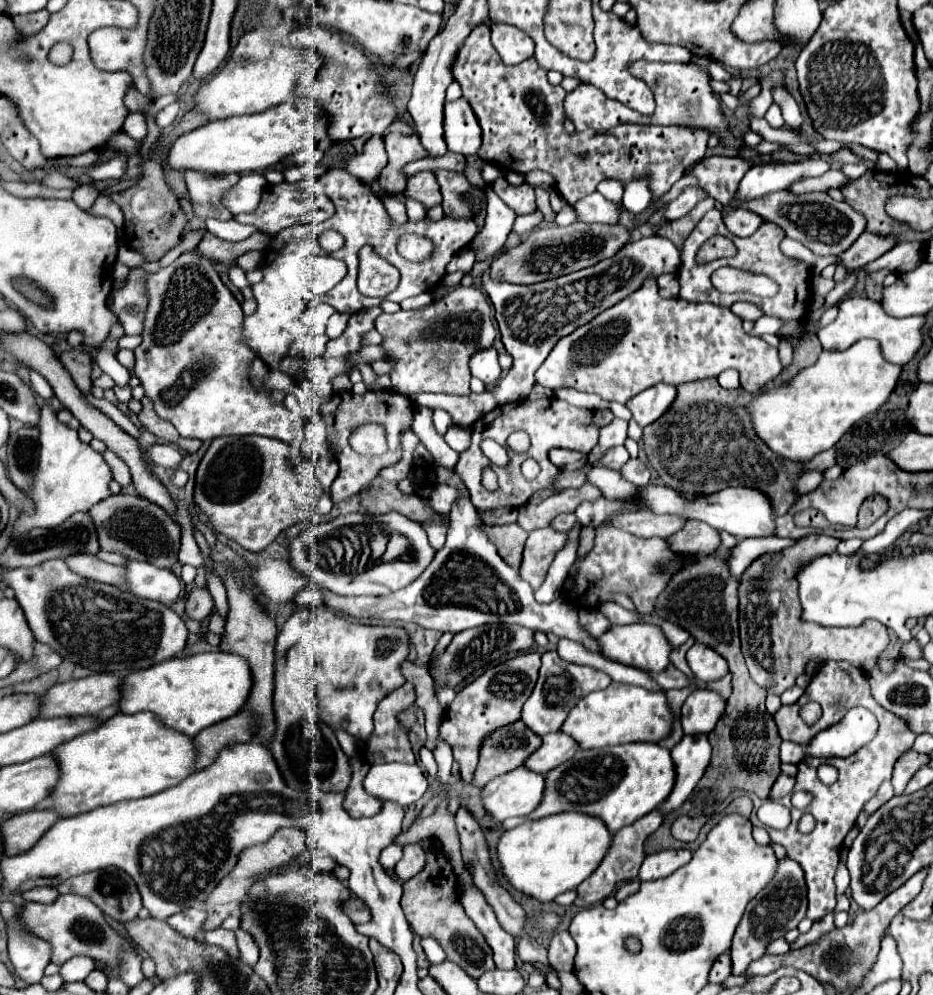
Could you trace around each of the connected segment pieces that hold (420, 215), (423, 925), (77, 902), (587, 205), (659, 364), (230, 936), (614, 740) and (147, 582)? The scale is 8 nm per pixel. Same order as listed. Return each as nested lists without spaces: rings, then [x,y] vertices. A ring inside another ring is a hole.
[[[411,198],[405,199],[406,214],[410,222],[417,222],[422,220],[426,215],[424,206]]]
[[[431,838],[423,840],[423,848],[427,854],[425,870],[419,872],[407,884],[403,884],[401,908],[407,916],[407,922],[419,938],[433,936],[445,950],[447,960],[459,964],[469,976],[479,978],[485,970],[495,968],[491,946],[487,944],[483,934],[477,930],[477,926],[469,920],[469,916],[465,914],[457,898],[457,876],[453,872],[453,866],[449,864],[449,858],[443,854],[443,848],[431,842]]]
[[[63,894],[59,896],[55,902],[51,904],[41,904],[41,902],[27,902],[21,910],[19,910],[19,920],[21,924],[35,936],[39,936],[41,940],[49,942],[53,948],[53,964],[65,964],[69,958],[75,956],[89,956],[93,960],[101,960],[107,966],[113,968],[113,974],[117,976],[117,956],[119,956],[119,946],[121,946],[121,938],[117,936],[117,932],[105,922],[103,912],[99,912],[99,908],[83,898],[83,896],[75,896],[75,894]]]
[[[593,192],[591,196],[585,196],[575,204],[575,210],[579,214],[581,222],[601,222],[601,224],[617,224],[619,216],[623,212],[621,202],[615,204],[607,198],[603,198],[599,192]]]
[[[649,276],[639,290],[625,296],[619,304],[607,308],[603,314],[595,316],[591,322],[577,328],[573,334],[561,338],[541,368],[535,372],[537,384],[557,390],[557,388],[575,388],[579,392],[595,392],[605,400],[615,400],[625,404],[639,392],[667,382],[679,386],[683,382],[715,378],[723,370],[735,368],[741,374],[743,390],[755,394],[769,380],[781,372],[781,362],[777,350],[771,348],[761,338],[751,338],[741,328],[741,318],[737,318],[729,308],[715,304],[697,304],[681,298],[661,298],[657,288],[657,278]]]
[[[215,928],[215,930],[209,930],[205,932],[203,938],[207,944],[211,946],[219,946],[233,958],[239,958],[239,950],[237,950],[237,944],[235,944],[235,934],[231,930],[225,930],[225,928]]]
[[[613,682],[607,690],[591,692],[569,712],[561,730],[567,732],[581,748],[605,748],[629,742],[659,742],[673,730],[675,714],[667,702],[665,692],[651,692],[641,686]]]
[[[137,560],[127,562],[125,576],[127,576],[127,590],[131,594],[161,604],[173,604],[183,590],[181,580],[171,570],[161,570],[147,562]]]

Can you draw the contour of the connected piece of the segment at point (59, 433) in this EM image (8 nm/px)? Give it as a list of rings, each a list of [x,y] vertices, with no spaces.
[[[31,370],[31,388],[45,400],[45,406],[41,408],[41,420],[39,420],[39,458],[37,468],[33,474],[33,486],[25,492],[25,496],[33,502],[33,512],[21,512],[19,518],[13,522],[13,534],[11,538],[17,538],[23,532],[29,532],[37,526],[59,526],[75,512],[87,512],[93,504],[99,500],[111,496],[109,482],[113,480],[111,470],[103,456],[95,452],[89,444],[83,444],[75,430],[67,428],[57,420],[57,412],[51,410],[49,400],[53,398],[53,388],[49,382],[35,370]]]

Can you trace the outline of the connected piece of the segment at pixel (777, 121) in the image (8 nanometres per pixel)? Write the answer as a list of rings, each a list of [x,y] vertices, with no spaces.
[[[771,104],[771,108],[767,110],[767,114],[765,114],[765,120],[769,122],[769,126],[773,126],[773,128],[787,128],[787,124],[785,124],[785,120],[783,120],[783,116],[781,116],[781,108],[779,108],[779,104]]]

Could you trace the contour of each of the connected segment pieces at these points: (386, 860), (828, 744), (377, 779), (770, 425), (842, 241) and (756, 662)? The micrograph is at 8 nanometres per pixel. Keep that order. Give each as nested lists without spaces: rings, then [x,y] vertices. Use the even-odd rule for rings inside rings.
[[[389,844],[383,852],[381,852],[381,868],[383,870],[387,870],[387,872],[391,872],[393,868],[395,868],[395,864],[399,862],[399,858],[401,858],[401,854],[403,854],[403,848],[401,846],[397,846],[397,844]]]
[[[851,708],[851,712],[847,712],[847,716],[839,724],[833,724],[831,728],[827,728],[823,732],[817,732],[813,736],[813,742],[809,742],[809,744],[783,742],[781,744],[781,762],[799,764],[801,760],[805,760],[809,756],[819,756],[819,758],[823,758],[823,756],[825,758],[850,756],[853,752],[857,752],[861,746],[871,742],[875,734],[877,734],[877,718],[871,712],[867,712],[865,708]]]
[[[377,764],[367,772],[363,788],[375,798],[411,806],[425,794],[427,778],[417,764]]]
[[[859,340],[843,352],[823,350],[819,360],[801,370],[789,384],[757,394],[747,412],[751,412],[755,432],[775,454],[809,462],[819,452],[835,446],[857,420],[883,406],[899,382],[901,370],[903,366],[883,358],[877,340]]]
[[[779,190],[767,196],[761,196],[759,200],[751,200],[751,204],[743,204],[745,210],[759,214],[763,220],[775,220],[775,224],[783,226],[789,238],[801,242],[805,248],[809,248],[817,256],[839,256],[843,254],[865,230],[867,220],[855,212],[849,204],[833,200],[829,194],[823,192],[811,192],[811,194],[801,194],[795,196],[787,190]],[[825,210],[825,220],[819,222],[817,216],[823,214]]]
[[[809,534],[797,540],[795,546],[757,558],[743,574],[739,586],[739,630],[741,648],[747,660],[751,678],[769,694],[781,696],[787,688],[795,686],[797,676],[805,672],[809,660],[845,660],[851,666],[869,672],[881,652],[889,644],[887,628],[875,620],[855,628],[825,628],[819,624],[805,624],[799,620],[799,596],[795,584],[795,568],[807,564],[817,554],[835,552],[839,540],[831,536]]]

